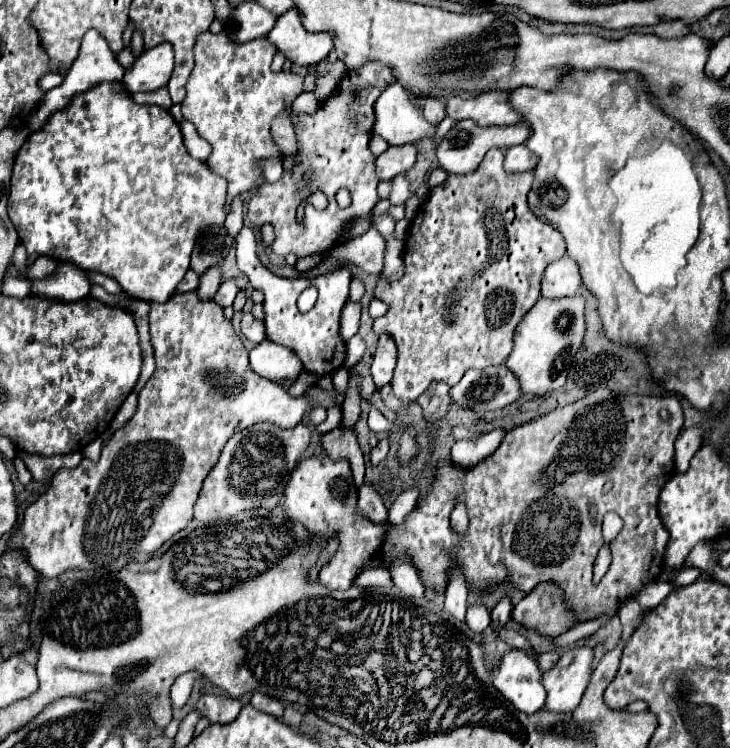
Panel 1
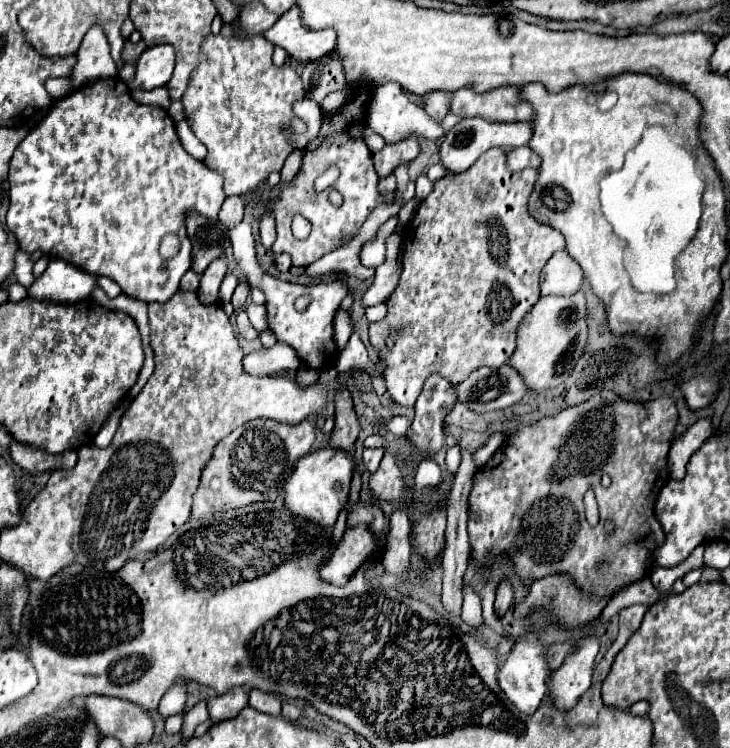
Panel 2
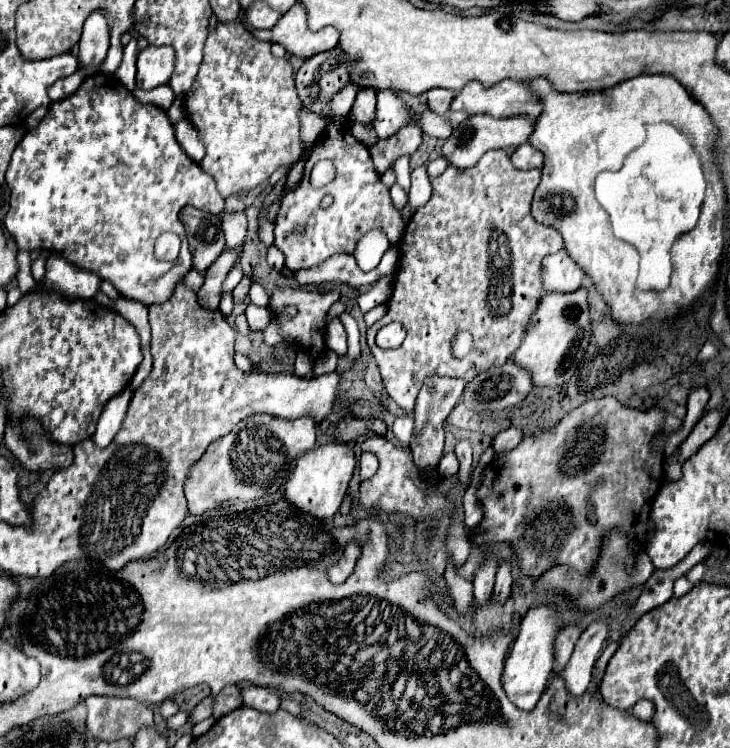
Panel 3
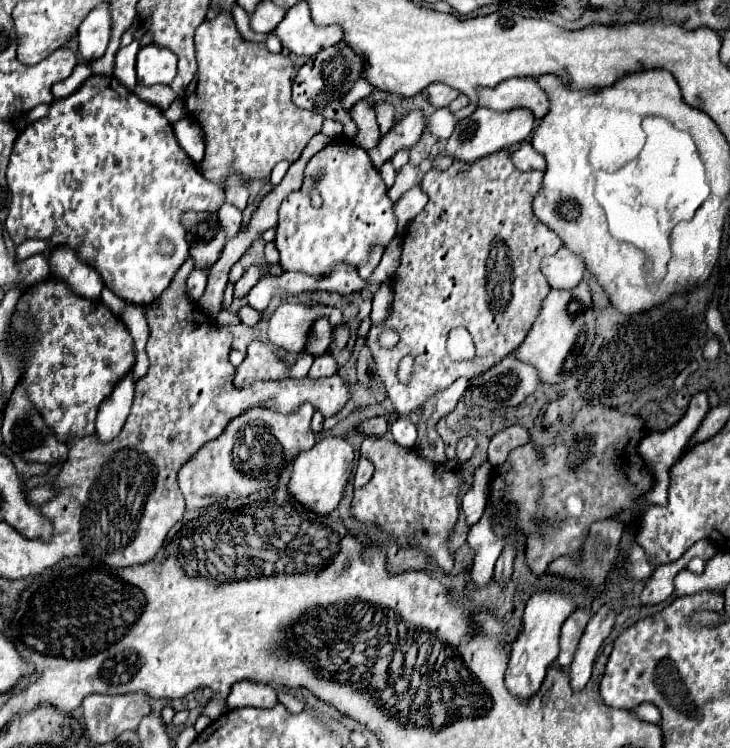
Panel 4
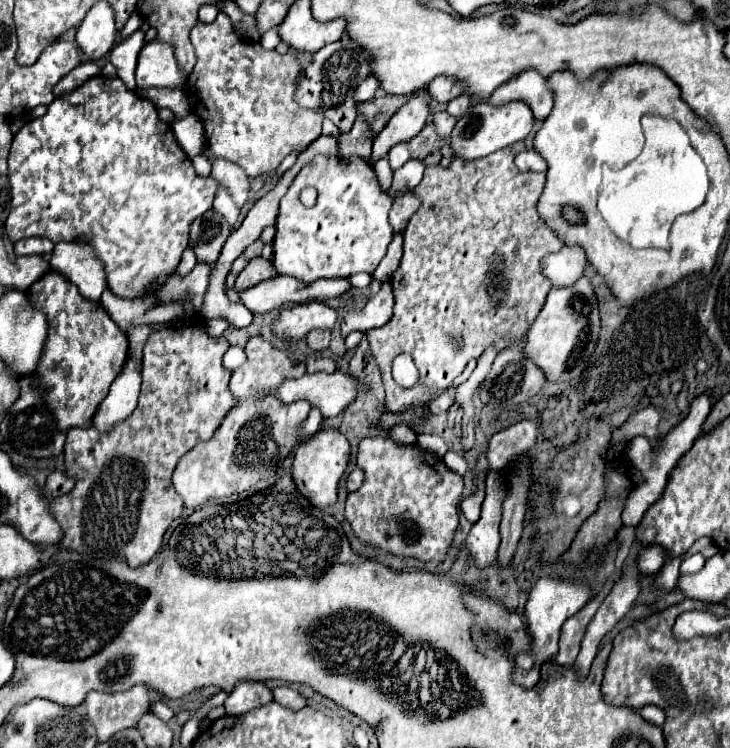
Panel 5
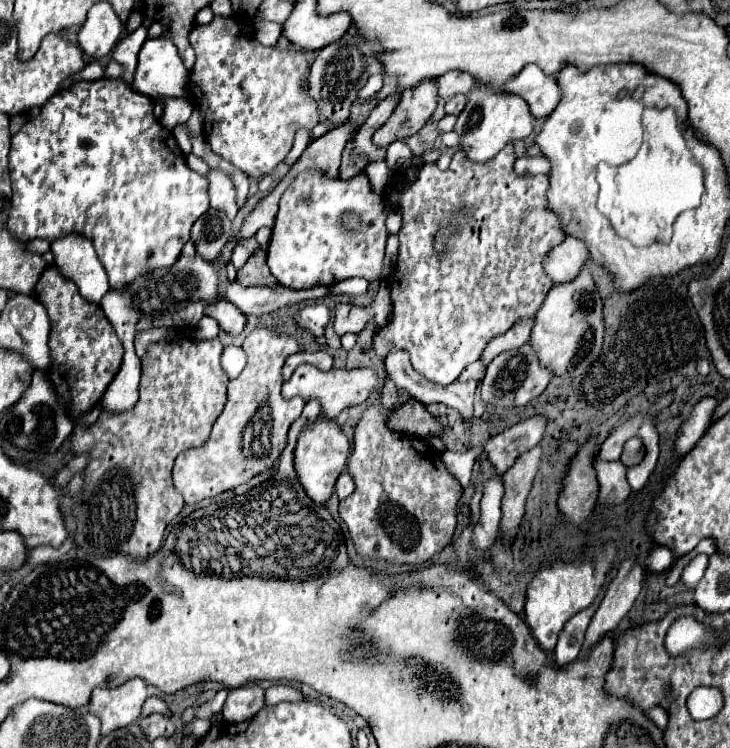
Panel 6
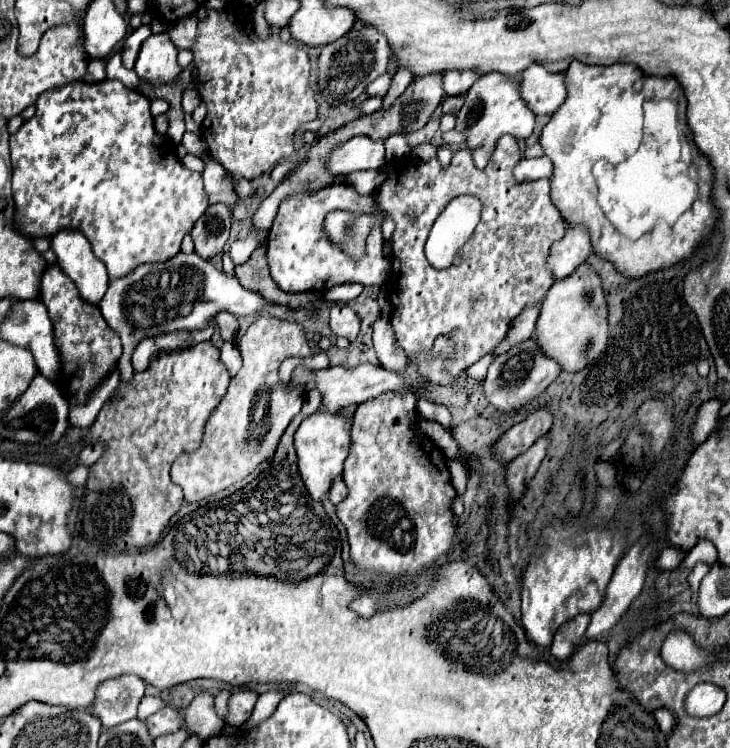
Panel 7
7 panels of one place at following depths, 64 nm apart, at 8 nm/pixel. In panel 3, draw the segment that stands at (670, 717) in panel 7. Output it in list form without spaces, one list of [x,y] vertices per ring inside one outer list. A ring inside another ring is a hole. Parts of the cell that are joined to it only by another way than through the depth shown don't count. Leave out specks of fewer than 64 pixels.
[[[640,700],[636,702],[636,706],[632,708],[632,714],[640,720],[646,720],[646,722],[652,722],[652,716],[654,716],[654,704],[650,700]]]

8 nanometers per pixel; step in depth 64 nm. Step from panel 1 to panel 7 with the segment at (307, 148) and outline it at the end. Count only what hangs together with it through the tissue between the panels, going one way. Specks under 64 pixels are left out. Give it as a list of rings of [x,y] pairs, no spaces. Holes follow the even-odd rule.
[[[334,184],[316,192],[288,196],[274,218],[268,232],[268,264],[272,280],[280,290],[296,292],[328,292],[334,286],[358,282],[364,286],[382,286],[388,278],[388,260],[382,256],[382,230],[374,228],[366,238],[366,268],[358,268],[354,260],[344,256],[338,246],[330,244],[322,232],[322,220],[332,210],[346,210],[352,214],[368,212],[368,196],[358,196],[346,184]]]

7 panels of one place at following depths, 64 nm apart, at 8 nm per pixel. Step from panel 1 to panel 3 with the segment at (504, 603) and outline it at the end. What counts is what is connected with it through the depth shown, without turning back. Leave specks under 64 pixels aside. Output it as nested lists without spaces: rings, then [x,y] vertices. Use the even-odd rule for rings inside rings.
[[[500,562],[498,572],[496,572],[496,584],[494,584],[494,596],[498,600],[506,600],[510,594],[510,586],[512,586],[512,574],[510,574],[510,564],[508,562]]]

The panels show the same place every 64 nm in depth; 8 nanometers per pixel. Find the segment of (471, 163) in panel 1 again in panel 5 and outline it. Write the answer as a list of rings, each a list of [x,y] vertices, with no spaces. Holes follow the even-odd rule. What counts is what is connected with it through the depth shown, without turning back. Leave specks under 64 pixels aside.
[[[480,100],[474,106],[470,106],[470,110],[456,122],[450,146],[456,156],[464,156],[464,160],[478,160],[518,140],[524,140],[530,134],[532,124],[534,124],[532,110],[520,100],[502,106],[492,106],[488,100]]]

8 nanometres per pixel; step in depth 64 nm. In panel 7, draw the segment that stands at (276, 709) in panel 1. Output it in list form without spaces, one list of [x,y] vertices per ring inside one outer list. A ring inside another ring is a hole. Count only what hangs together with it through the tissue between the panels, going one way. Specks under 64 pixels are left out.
[[[240,690],[230,696],[230,708],[228,708],[228,725],[240,727],[252,714],[252,708],[258,700],[256,692],[250,690]]]

